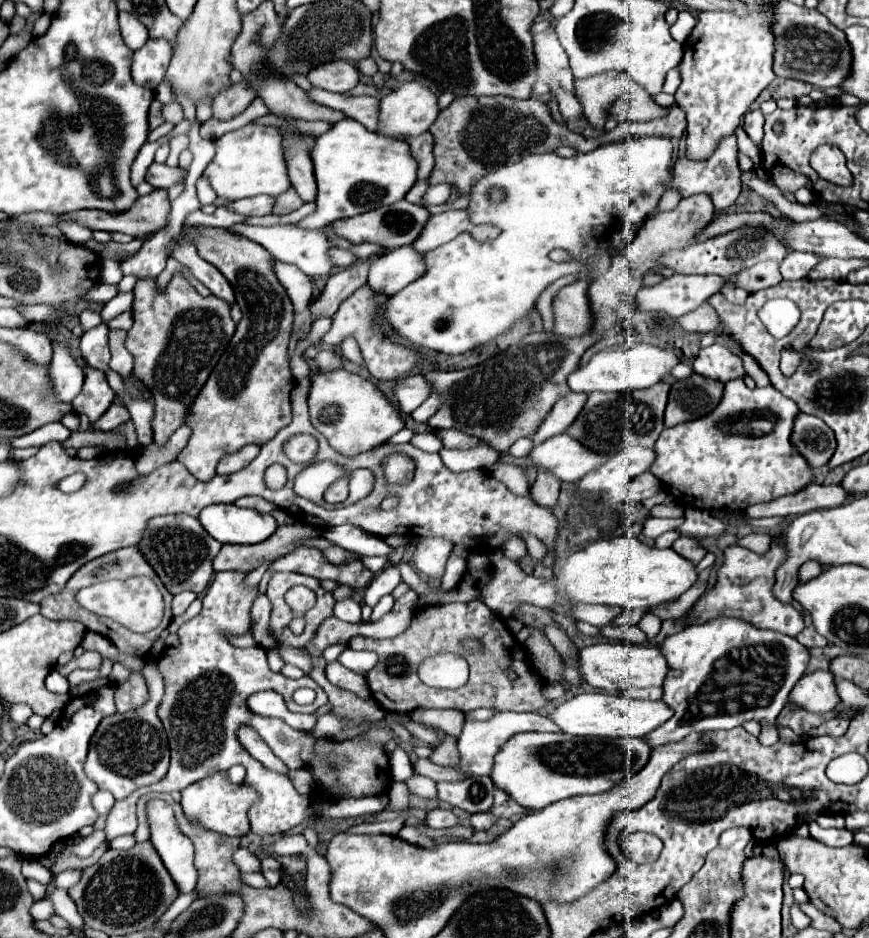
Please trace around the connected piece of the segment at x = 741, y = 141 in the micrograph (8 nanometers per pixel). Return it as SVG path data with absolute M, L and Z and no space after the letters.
M740 125L736 129L735 133L737 137L737 145L739 150L753 160L755 168L761 167L761 152L758 149L756 149L755 144L752 142L752 140L750 140L750 138Z

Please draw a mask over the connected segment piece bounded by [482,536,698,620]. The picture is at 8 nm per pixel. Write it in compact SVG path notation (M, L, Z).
M628 536L596 540L586 548L570 554L566 564L552 576L552 580L524 574L520 566L508 560L500 550L494 550L490 560L496 568L496 574L482 588L482 602L504 620L508 620L514 608L522 604L534 604L540 608L564 608L570 606L570 602L586 602L646 610L648 606L678 598L688 588L692 588L698 578L694 562L676 554L672 548L650 548L638 538Z

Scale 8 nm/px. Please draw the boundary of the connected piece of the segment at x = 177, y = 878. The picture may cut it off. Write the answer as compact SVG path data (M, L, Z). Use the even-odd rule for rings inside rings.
M164 800L150 804L148 820L152 828L150 842L160 854L180 892L194 890L198 882L198 870L194 868L194 844L178 830L170 804Z

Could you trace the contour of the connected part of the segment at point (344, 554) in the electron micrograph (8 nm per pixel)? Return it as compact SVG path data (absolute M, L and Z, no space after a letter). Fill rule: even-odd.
M332 546L332 548L326 548L324 550L324 556L332 562L332 564L342 564L342 562L346 562L346 560L350 560L350 558L360 558L360 554L354 554L354 552L348 552L348 550L344 550L344 548L340 548L340 546Z

